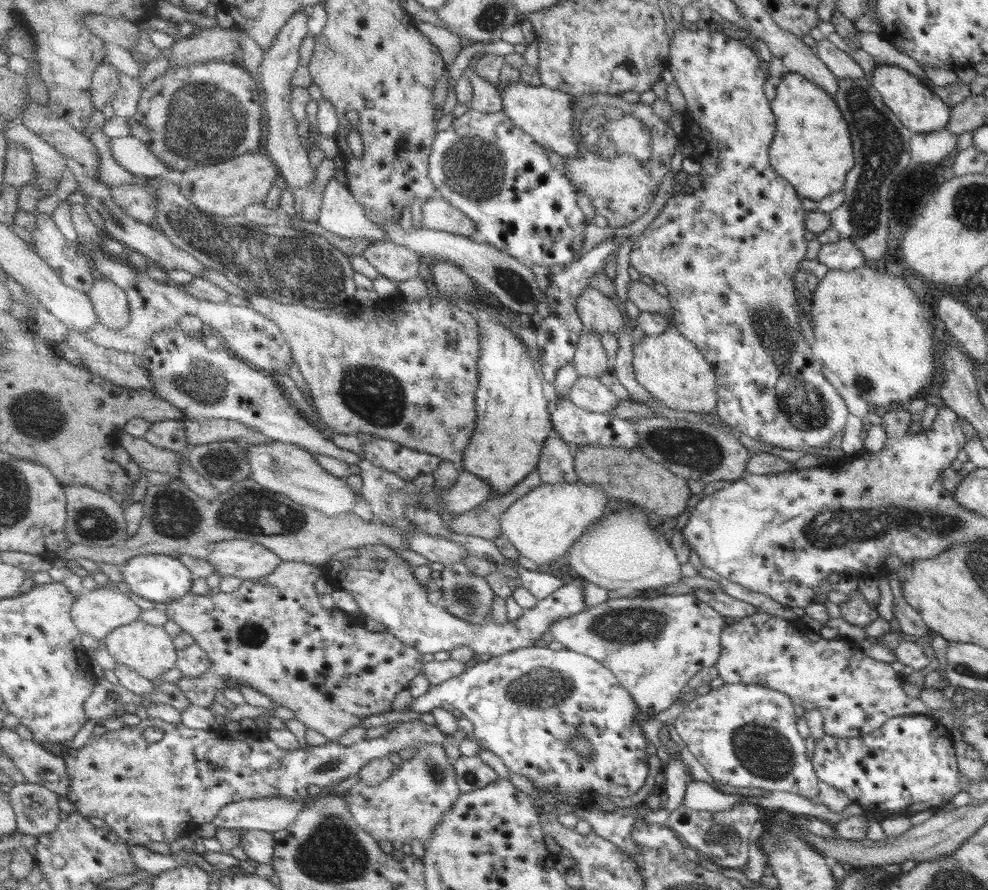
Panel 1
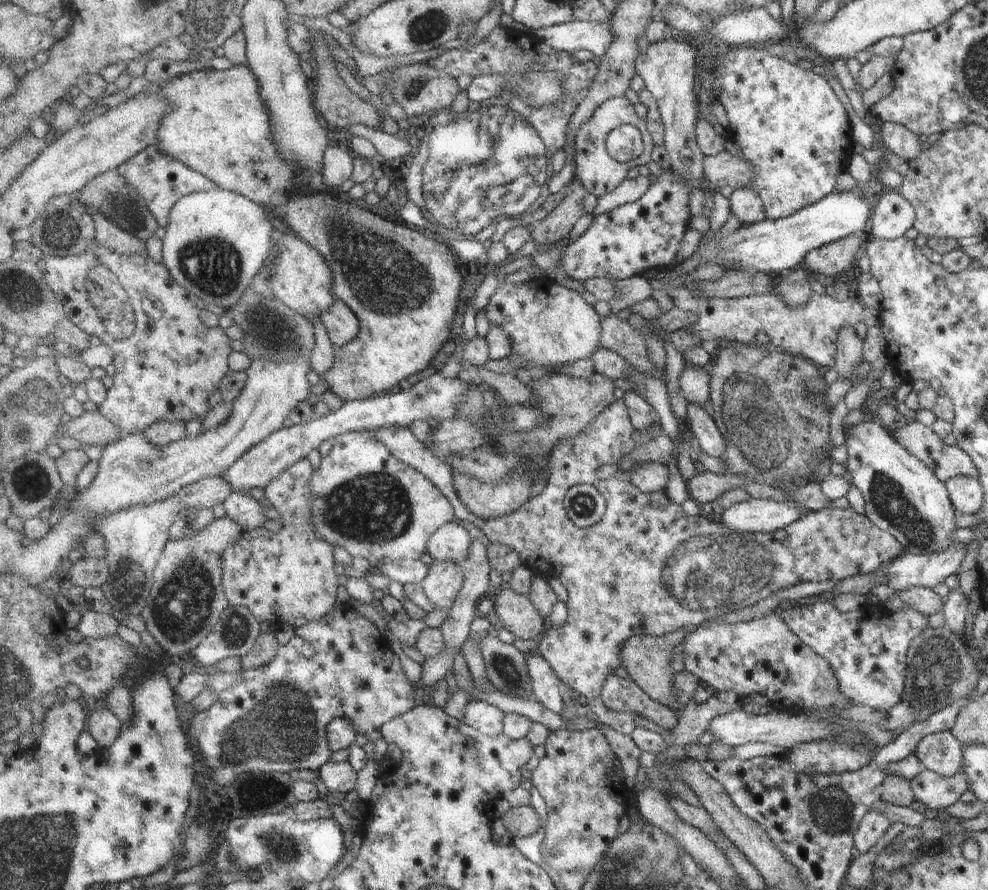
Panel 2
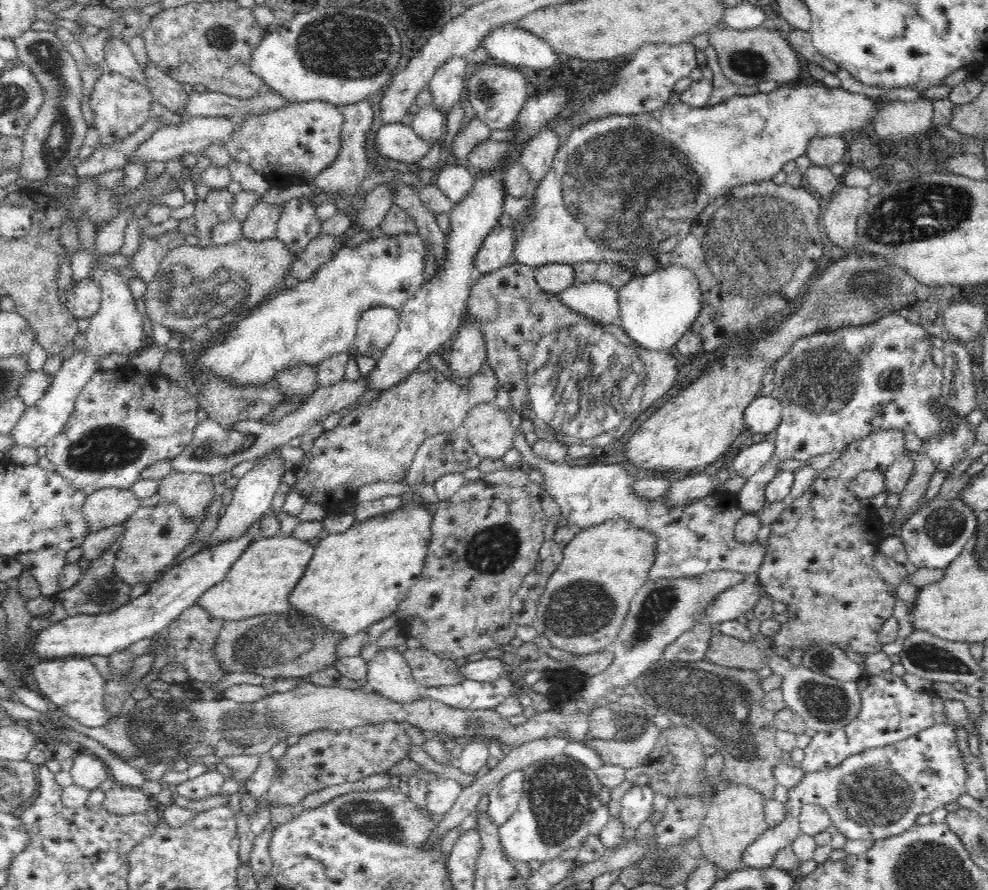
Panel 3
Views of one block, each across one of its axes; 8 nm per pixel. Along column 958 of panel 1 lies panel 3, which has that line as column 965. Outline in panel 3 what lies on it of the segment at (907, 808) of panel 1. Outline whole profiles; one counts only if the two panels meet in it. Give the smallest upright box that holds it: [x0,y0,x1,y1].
[738,720,967,868]

